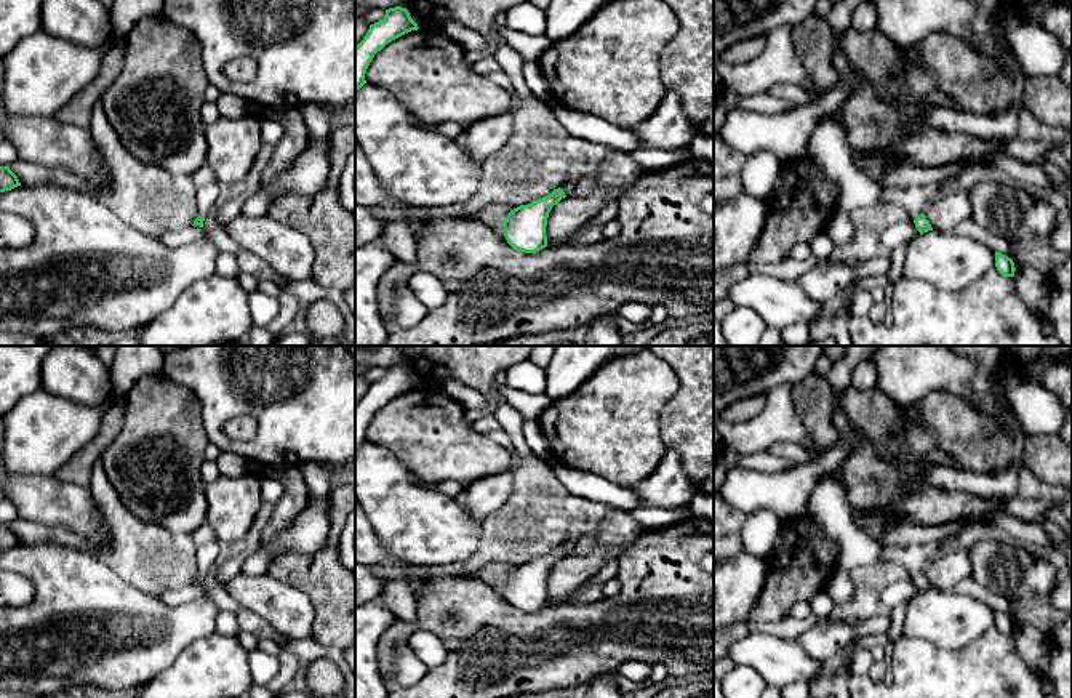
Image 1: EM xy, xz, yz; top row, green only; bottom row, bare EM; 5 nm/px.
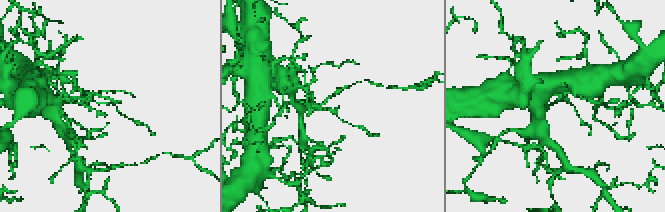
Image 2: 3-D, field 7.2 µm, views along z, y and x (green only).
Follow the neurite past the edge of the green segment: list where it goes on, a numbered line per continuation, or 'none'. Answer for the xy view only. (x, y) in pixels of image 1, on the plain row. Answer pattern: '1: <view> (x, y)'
1: xy (207, 556)

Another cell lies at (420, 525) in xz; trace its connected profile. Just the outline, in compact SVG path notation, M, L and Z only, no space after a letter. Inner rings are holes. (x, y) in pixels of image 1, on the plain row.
M365 442L355 450L355 498L386 552L410 565L435 567L467 560L478 548L482 524L470 519L459 498L418 485L413 472L389 450Z

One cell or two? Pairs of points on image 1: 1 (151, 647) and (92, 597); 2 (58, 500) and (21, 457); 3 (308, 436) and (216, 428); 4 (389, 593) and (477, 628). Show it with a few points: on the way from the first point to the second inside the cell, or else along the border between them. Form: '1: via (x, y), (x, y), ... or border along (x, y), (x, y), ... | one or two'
1: via (136, 637), (132, 637), (106, 612) | one
2: border along (16, 474), (45, 474), (53, 477) | two
3: via (284, 439), (271, 447), (236, 447) | one
4: border along (416, 599), (418, 613) | two

